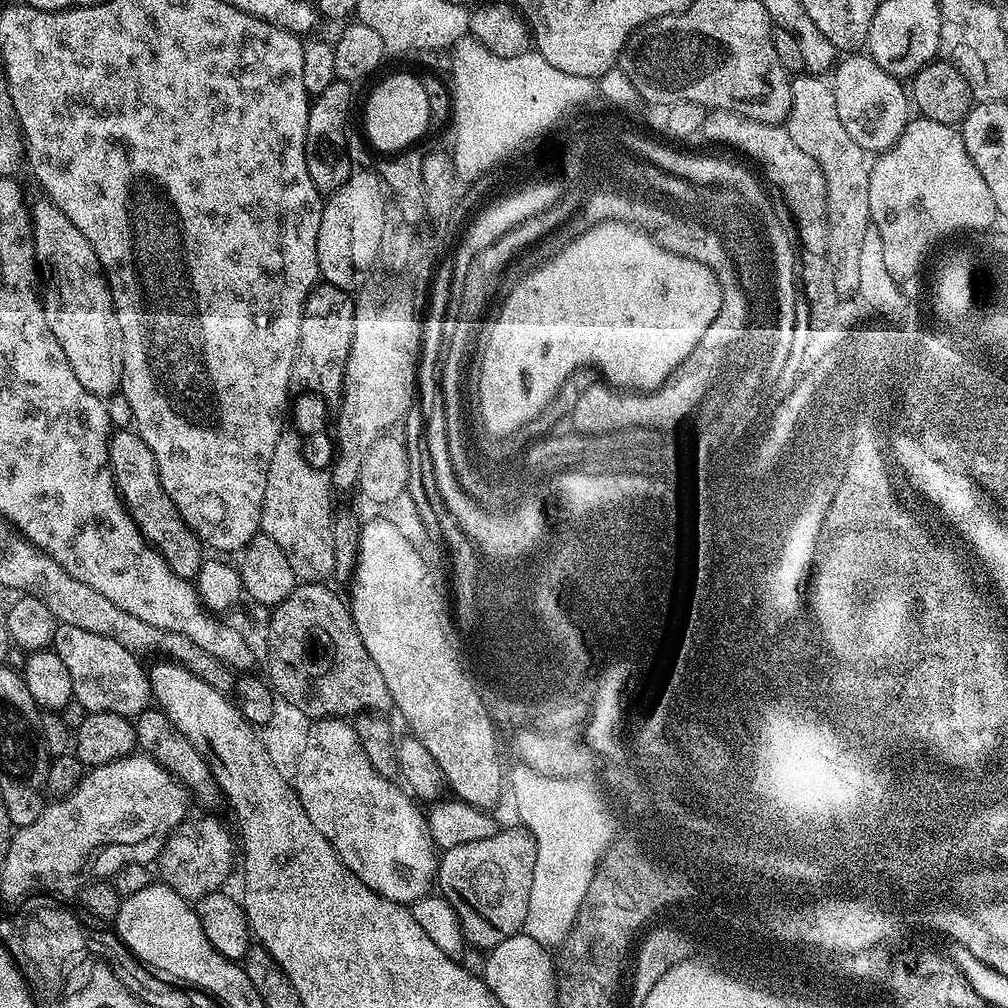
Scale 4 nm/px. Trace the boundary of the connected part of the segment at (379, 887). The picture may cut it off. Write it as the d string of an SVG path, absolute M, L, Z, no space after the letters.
M277 697L272 712L261 727L260 740L274 766L283 769L286 762L292 762L292 785L306 816L330 842L340 861L364 885L387 900L407 905L431 891L438 860L428 836L425 815L414 806L415 801L396 786L397 783L376 773L364 753L355 727L349 721L341 717L329 717L310 722L302 710L286 699Z

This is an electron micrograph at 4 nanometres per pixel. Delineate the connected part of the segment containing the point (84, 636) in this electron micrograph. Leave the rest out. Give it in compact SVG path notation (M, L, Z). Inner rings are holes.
M57 623L52 648L70 673L73 697L86 706L88 713L109 712L135 718L149 707L152 687L145 665L140 665L141 657L114 642L114 638L102 638L102 634L92 634L79 626Z

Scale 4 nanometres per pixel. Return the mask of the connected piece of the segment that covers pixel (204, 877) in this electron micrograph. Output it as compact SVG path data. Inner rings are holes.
M200 816L197 820L189 818L168 837L164 849L160 851L159 864L159 879L170 885L184 900L195 902L225 887L232 867L238 864L238 844L222 821L212 816Z

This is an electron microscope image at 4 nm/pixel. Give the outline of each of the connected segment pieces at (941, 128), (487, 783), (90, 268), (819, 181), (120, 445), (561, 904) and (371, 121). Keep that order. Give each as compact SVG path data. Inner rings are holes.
M912 118L897 142L888 151L879 153L871 161L869 170L869 202L870 202L870 218L872 219L871 227L878 230L878 234L882 238L882 254L886 254L886 270L896 270L901 277L913 278L917 261L920 261L920 255L928 246L928 241L933 236L939 235L942 231L948 231L948 228L965 227L968 230L988 230L991 229L992 223L998 220L998 215L994 206L994 198L990 198L990 190L986 186L986 181L982 179L982 174L978 174L978 166L974 166L974 162L970 162L970 154L966 154L966 142L961 138L959 131L951 124L943 124L942 122L934 122L933 120L925 120L923 118Z
M373 526L370 534L360 534L360 556L356 564L354 577L354 596L350 598L350 609L352 611L353 622L356 623L358 634L361 635L362 643L366 646L366 650L370 656L374 658L376 666L382 672L386 684L389 686L392 695L392 703L395 711L400 711L404 715L404 720L409 724L411 735L422 742L422 746L426 746L426 750L430 750L430 754L434 756L434 762L440 767L440 773L444 776L445 785L450 789L451 795L457 800L461 800L463 804L469 804L470 807L481 810L491 810L490 808L499 805L500 801L500 776L498 766L494 765L494 757L492 750L488 747L488 739L490 738L490 721L486 718L486 709L482 706L482 702L476 693L469 689L469 679L465 668L465 661L460 658L460 652L456 649L457 637L454 635L454 619L453 613L450 611L450 600L446 595L446 588L440 585L438 577L432 573L430 565L424 561L424 556L419 552L417 545L411 540L402 538L395 532L387 529L386 526Z
M47 198L32 200L30 215L32 217L32 241L39 279L42 281L42 299L46 323L50 325L50 334L58 338L58 346L66 350L66 359L78 377L78 382L90 390L90 394L107 398L120 391L122 382L122 330L118 327L118 314L114 310L112 291L108 279L104 277L104 267L98 262L98 254L94 254L94 246L86 242L82 230L58 210L54 201Z
M714 108L706 114L706 122L702 122L700 136L712 144L725 144L728 148L737 148L738 151L745 152L749 161L757 160L764 167L769 182L774 186L772 188L784 197L787 211L792 211L792 216L796 219L794 228L798 233L798 242L802 248L804 246L805 253L813 257L814 253L820 252L820 248L824 248L826 181L820 168L804 168L804 164L810 166L815 159L807 155L806 150L802 150L790 138L783 123L767 124L741 112L735 112L732 108Z
M135 430L113 431L108 442L108 468L120 499L124 502L124 508L132 516L132 521L144 535L144 539L159 552L174 574L184 580L192 580L200 572L202 545L178 514L174 502L170 502L170 498L162 490L154 454L150 454L150 446L142 442Z
M516 772L516 776L512 776L512 784L516 785L514 811L521 820L517 821L532 835L532 841L536 844L534 883L530 886L530 910L526 910L526 922L522 932L545 946L560 946L577 927L580 907L590 890L590 882L601 863L601 857L610 844L610 830L605 825L603 814L605 805L599 797L592 800L592 792L588 792L588 788L580 788L580 784L540 780L540 776L532 776L532 772ZM558 812L564 812L564 816L568 816L568 812L580 812L580 824L560 824L560 820L552 820L552 816L558 816Z
M396 72L388 76L368 96L364 104L364 132L368 140L383 154L395 154L413 147L415 140L420 140L424 132L429 131L431 122L431 106L423 89L423 82L419 75L411 76L408 72Z

